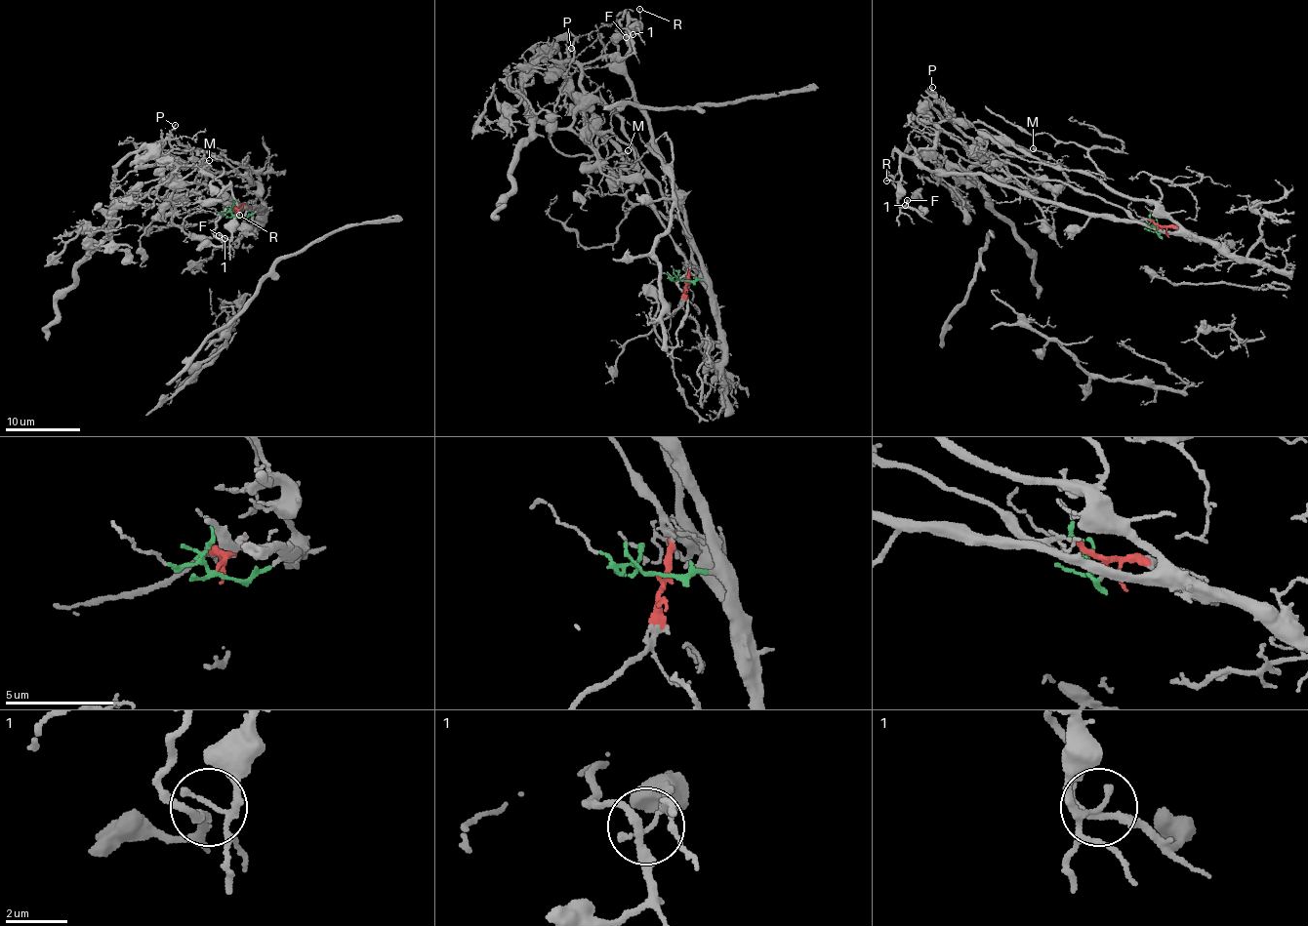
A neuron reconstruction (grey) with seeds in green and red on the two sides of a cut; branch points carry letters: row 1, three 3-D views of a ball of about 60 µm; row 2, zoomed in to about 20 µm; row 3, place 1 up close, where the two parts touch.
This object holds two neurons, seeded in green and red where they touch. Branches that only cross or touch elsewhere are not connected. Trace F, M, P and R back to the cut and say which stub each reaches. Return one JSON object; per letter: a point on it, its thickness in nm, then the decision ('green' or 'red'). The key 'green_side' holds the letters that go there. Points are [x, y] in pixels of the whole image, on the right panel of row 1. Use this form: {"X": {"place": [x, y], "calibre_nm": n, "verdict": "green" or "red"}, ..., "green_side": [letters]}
{"F": {"place": [907, 200], "calibre_nm": 170, "verdict": "green"}, "M": {"place": [1033, 148], "calibre_nm": 170, "verdict": "green"}, "P": {"place": [932, 87], "calibre_nm": 170, "verdict": "red"}, "R": {"place": [886, 181], "calibre_nm": 110, "verdict": "green"}, "green_side": ["F", "M", "R"]}

